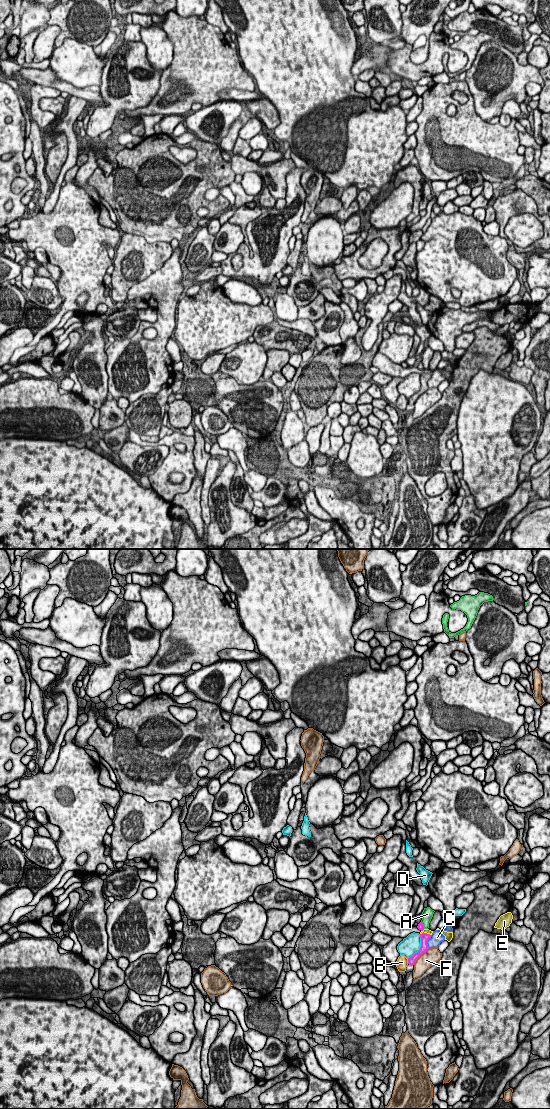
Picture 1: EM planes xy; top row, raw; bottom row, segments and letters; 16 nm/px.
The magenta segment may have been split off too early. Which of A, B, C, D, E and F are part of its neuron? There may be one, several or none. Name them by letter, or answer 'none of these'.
none of these

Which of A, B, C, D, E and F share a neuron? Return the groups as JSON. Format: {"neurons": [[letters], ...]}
{"neurons": [["A"], ["B"], ["C"], ["D"], ["E"], ["F"]]}

